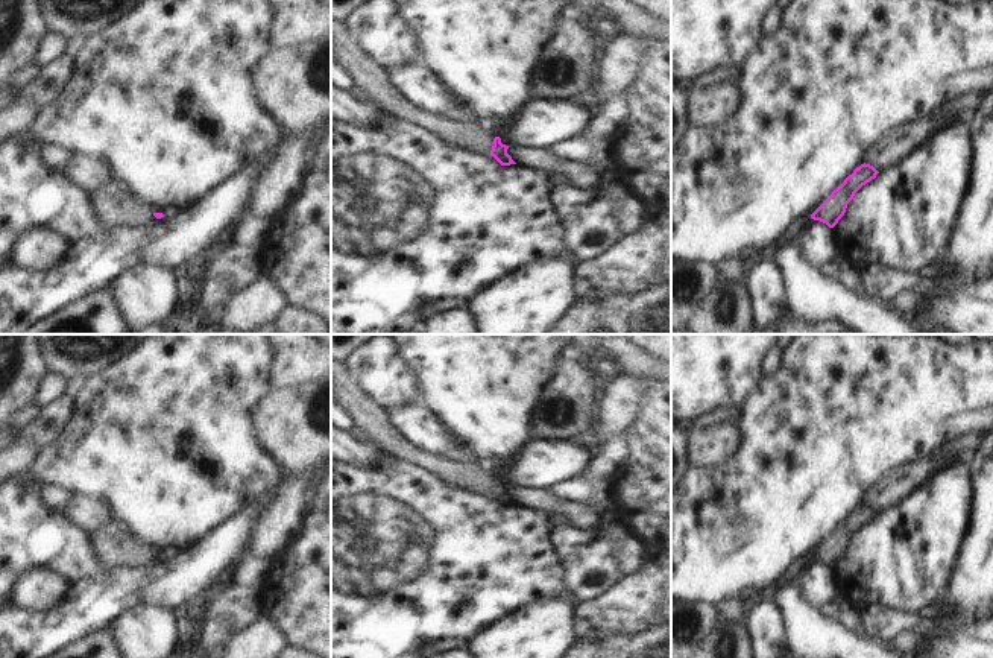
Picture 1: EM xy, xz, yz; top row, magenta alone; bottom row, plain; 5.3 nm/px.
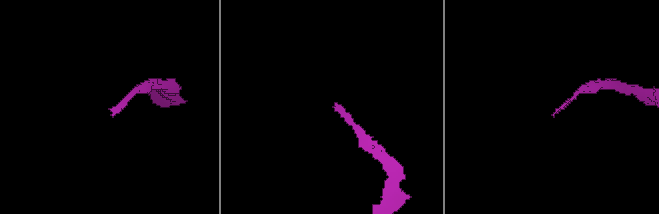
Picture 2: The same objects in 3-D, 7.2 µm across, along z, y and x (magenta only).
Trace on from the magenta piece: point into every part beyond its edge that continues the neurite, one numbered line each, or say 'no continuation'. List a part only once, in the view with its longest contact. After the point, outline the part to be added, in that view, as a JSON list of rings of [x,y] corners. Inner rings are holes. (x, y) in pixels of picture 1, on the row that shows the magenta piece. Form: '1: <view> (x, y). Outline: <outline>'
1: xz (366, 75). Outline: [[[331,21],[331,53],[369,103],[402,122],[425,128],[451,146],[489,155],[493,138],[477,122],[460,122],[405,102],[392,87],[387,71],[361,52],[345,23]]]

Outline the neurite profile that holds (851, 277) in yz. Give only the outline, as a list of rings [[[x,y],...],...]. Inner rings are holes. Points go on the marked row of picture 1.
[[[837,254],[834,258],[841,267],[841,283],[849,292],[856,292],[861,283],[861,270],[855,269],[850,261],[843,255]]]

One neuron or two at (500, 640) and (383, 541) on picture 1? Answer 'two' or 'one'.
two

